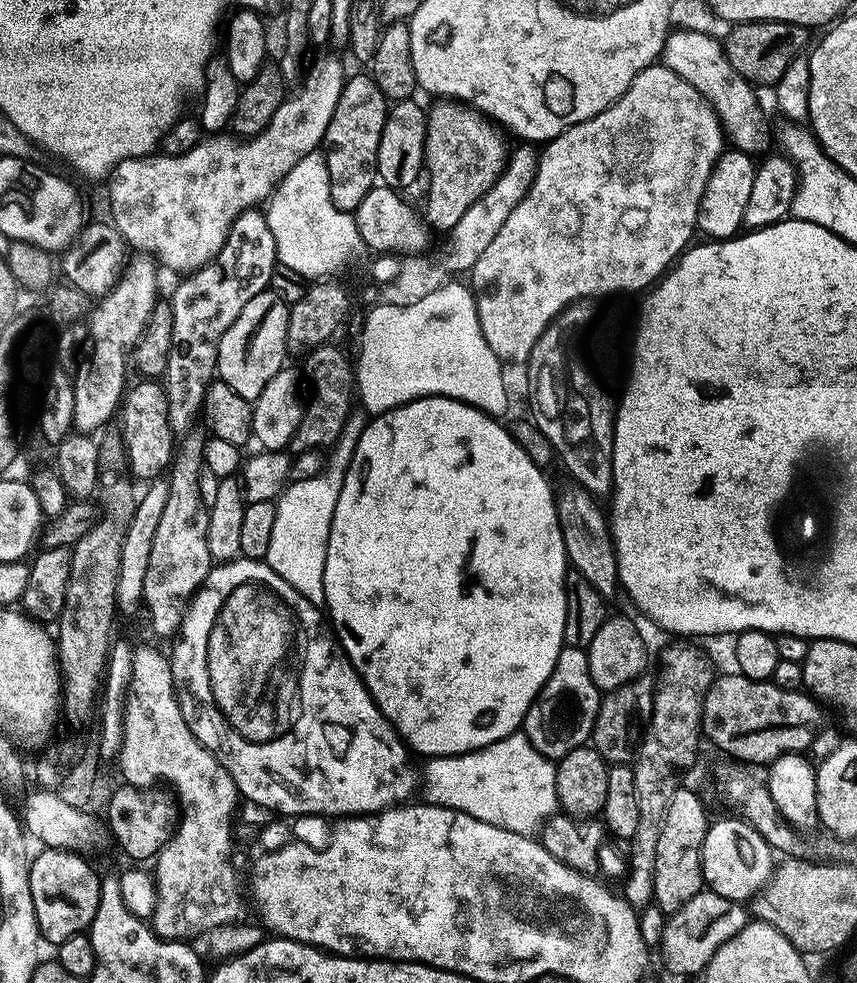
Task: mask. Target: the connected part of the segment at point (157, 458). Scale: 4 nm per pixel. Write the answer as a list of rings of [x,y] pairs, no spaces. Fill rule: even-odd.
[[[144,378],[127,389],[118,409],[119,431],[126,453],[126,464],[131,475],[137,481],[151,482],[171,465],[174,455],[174,433],[170,426],[168,399],[164,393],[164,384],[152,378]],[[161,471],[161,472],[160,472]],[[133,472],[133,473],[132,473]],[[136,476],[137,477],[136,477]]]

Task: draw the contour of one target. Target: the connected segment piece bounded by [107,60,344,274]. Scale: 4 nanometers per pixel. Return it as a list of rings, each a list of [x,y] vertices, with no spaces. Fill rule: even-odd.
[[[324,60],[314,65],[309,72],[307,69],[300,86],[300,93],[293,100],[292,97],[286,98],[282,106],[274,110],[274,118],[270,118],[270,122],[256,136],[208,136],[181,156],[134,156],[113,168],[107,181],[108,208],[112,211],[111,223],[116,225],[125,245],[129,249],[136,248],[132,250],[137,253],[155,258],[163,267],[165,264],[170,271],[179,274],[197,272],[210,263],[222,250],[232,223],[243,212],[253,211],[263,205],[276,191],[280,180],[286,178],[286,174],[290,174],[290,170],[294,170],[294,166],[298,166],[306,154],[317,151],[323,145],[326,126],[330,126],[334,106],[344,88],[339,62]]]

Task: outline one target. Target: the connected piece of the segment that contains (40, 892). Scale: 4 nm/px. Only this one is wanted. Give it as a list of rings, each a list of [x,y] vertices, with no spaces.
[[[44,848],[31,857],[29,866],[30,889],[34,898],[35,913],[41,934],[55,946],[66,942],[66,938],[87,933],[92,927],[92,919],[98,910],[101,877],[87,864],[83,855],[65,852],[63,848]]]

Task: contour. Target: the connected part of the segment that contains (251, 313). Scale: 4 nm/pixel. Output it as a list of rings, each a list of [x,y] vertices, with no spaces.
[[[265,290],[254,294],[246,306],[242,306],[242,314],[234,318],[234,322],[222,334],[218,342],[218,354],[216,355],[216,370],[219,379],[242,394],[242,398],[256,401],[258,394],[266,390],[266,382],[274,378],[286,366],[287,352],[287,324],[289,305],[278,298],[278,294],[271,290]]]

